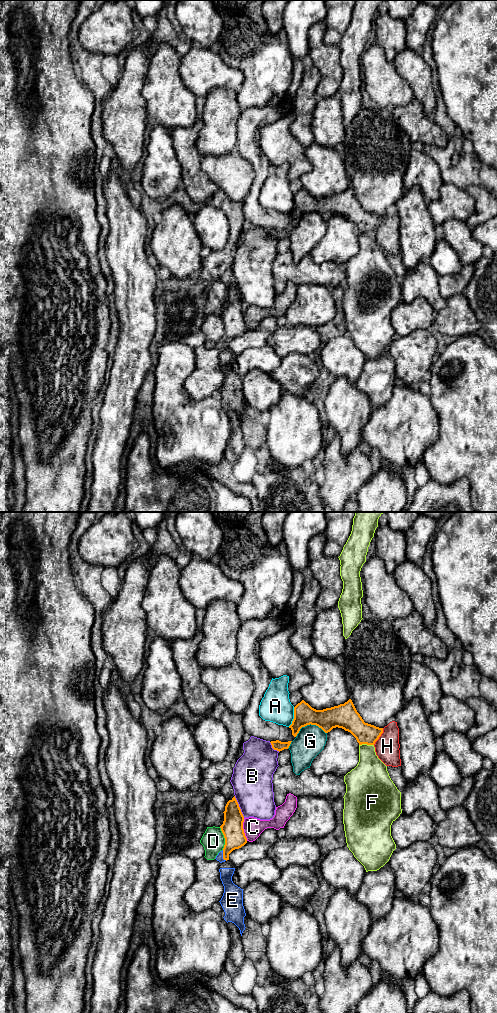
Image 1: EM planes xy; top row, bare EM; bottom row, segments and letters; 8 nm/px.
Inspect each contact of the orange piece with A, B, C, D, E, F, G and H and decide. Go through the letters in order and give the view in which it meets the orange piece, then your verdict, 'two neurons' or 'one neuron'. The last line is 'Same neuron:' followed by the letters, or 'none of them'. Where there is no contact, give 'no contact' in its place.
A: xy | two neurons
B: xy | two neurons
C: xy | two neurons
D: xy | two neurons
E: xy | one neuron
F: xy | two neurons
G: xy | two neurons
H: xy | two neurons
Same neuron: E

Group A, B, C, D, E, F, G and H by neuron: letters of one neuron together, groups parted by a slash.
A / B / C / D / E / F / G / H

